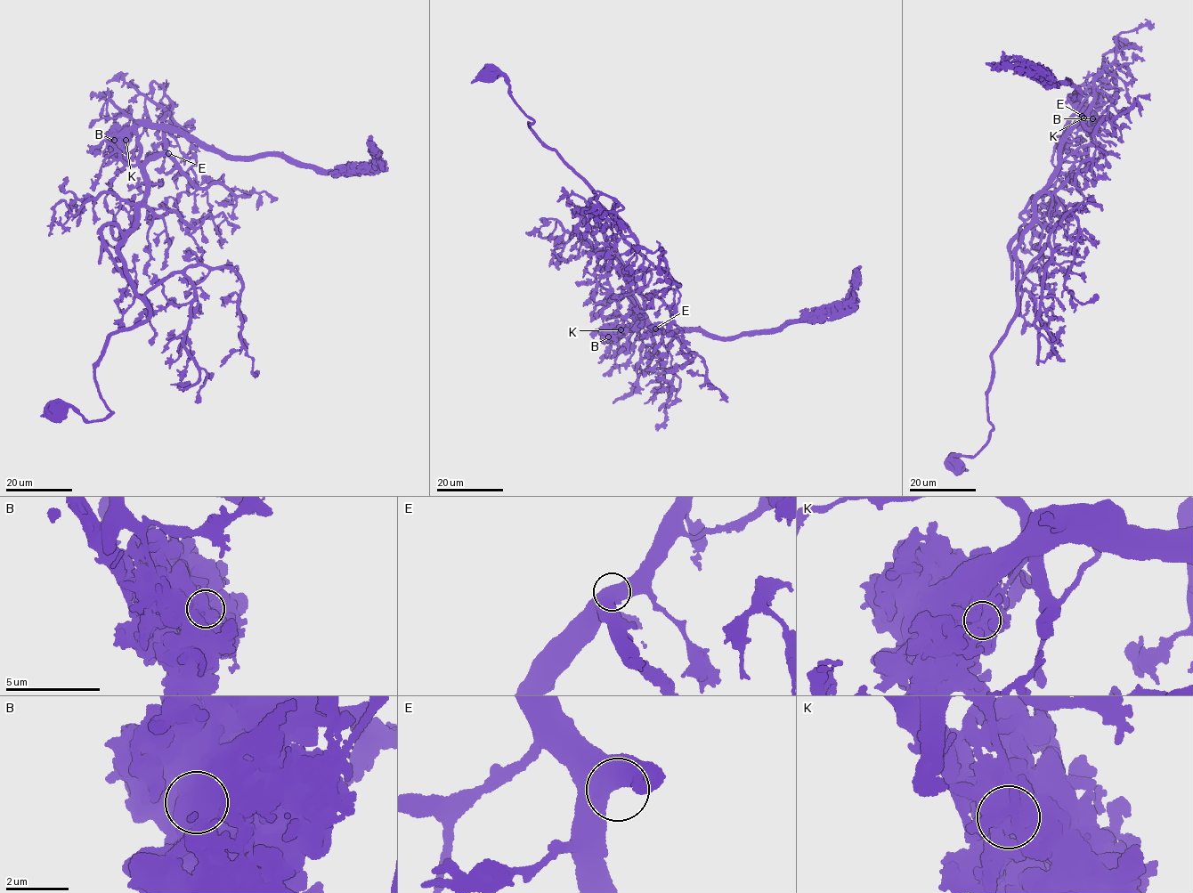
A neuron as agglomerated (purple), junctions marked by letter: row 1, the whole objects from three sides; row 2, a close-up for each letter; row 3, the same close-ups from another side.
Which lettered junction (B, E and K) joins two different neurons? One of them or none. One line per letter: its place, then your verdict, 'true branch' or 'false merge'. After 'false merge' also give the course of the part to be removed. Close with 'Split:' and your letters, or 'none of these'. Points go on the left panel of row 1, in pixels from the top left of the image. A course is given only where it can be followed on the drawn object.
B: at (114, 140); true branch
E: at (168, 153); true branch
K: at (125, 140); false merge; foreign part runs (126, 139), (138, 126), (164, 126), (226, 155), (286, 154), (321, 170), (367, 166), (375, 142)
Split: K

